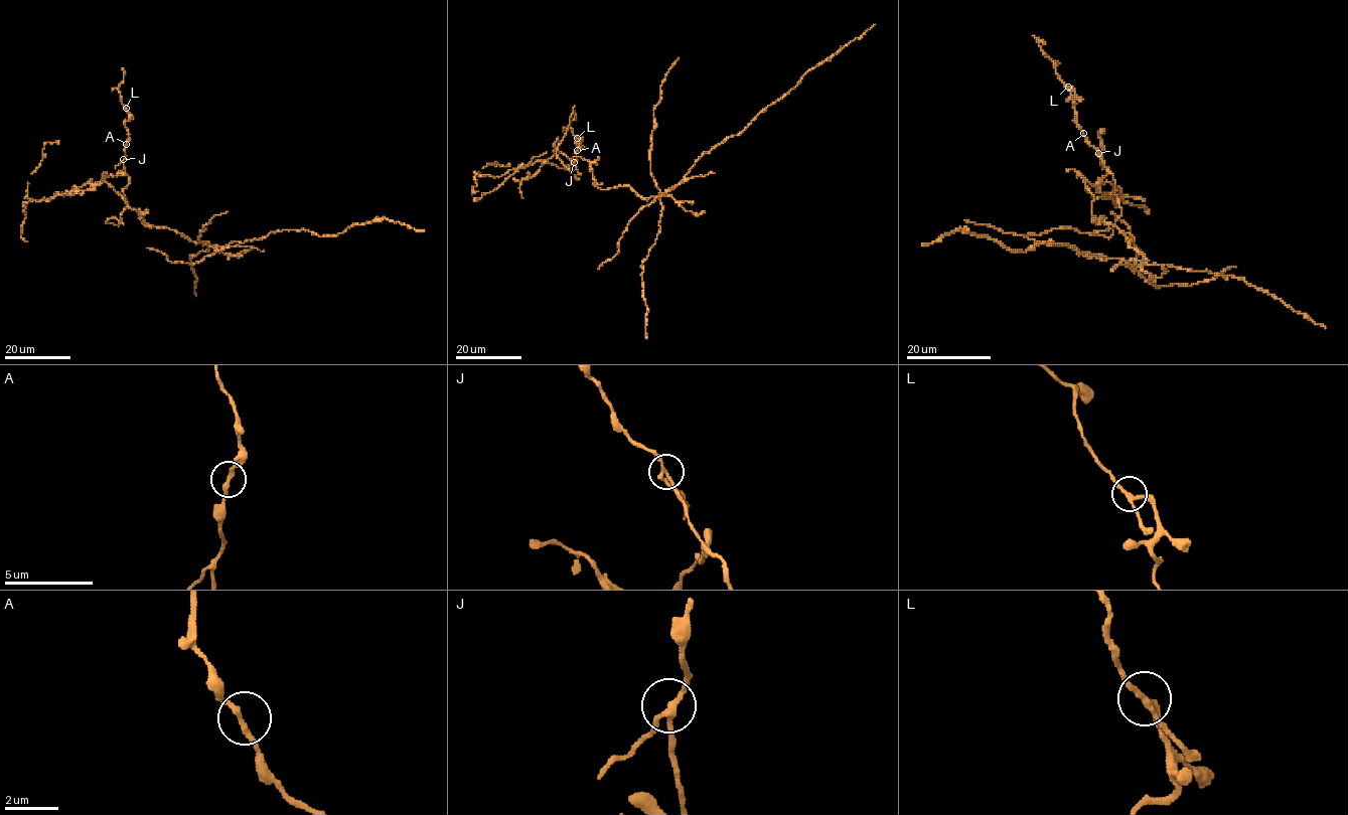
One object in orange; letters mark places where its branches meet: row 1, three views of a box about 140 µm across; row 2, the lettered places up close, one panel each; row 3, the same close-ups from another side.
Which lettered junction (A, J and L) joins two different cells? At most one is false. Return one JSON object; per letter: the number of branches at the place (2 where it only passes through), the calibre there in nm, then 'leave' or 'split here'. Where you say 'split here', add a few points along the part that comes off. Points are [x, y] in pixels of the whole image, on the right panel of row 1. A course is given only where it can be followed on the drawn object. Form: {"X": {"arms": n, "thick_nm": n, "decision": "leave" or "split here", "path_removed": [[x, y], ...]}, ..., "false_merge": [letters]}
{"A": {"arms": 2, "thick_nm": 220, "decision": "leave"}, "J": {"arms": 3, "thick_nm": 190, "decision": "split here", "path_removed": [[1098, 153], [1092, 214], [1134, 237], [1139, 267], [960, 229], [922, 245]]}, "L": {"arms": 3, "thick_nm": 200, "decision": "leave"}, "false_merge": ["J"]}

